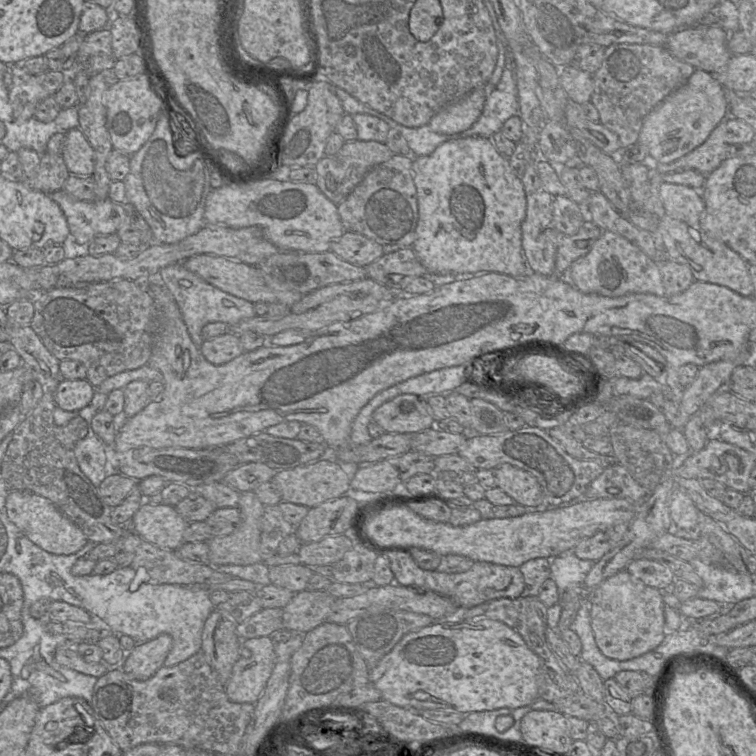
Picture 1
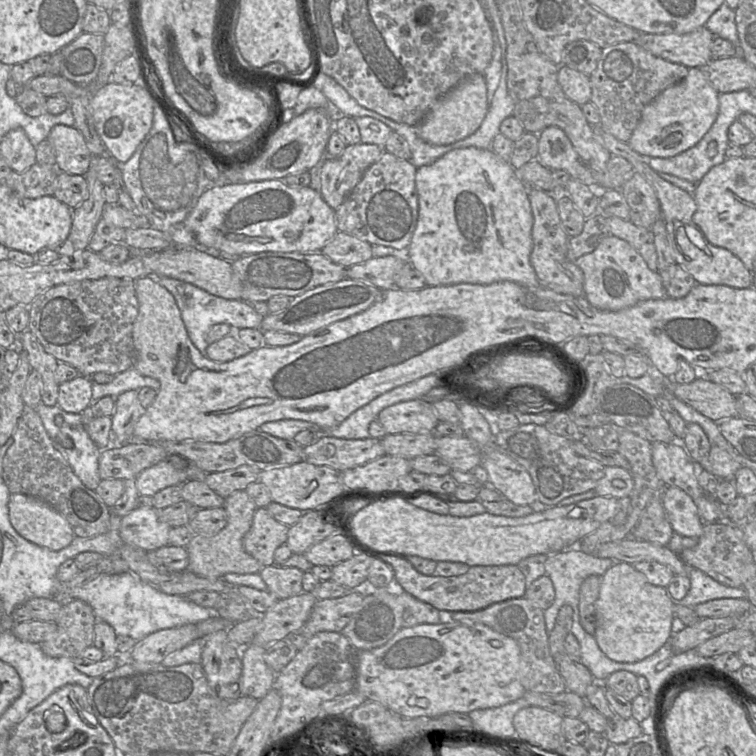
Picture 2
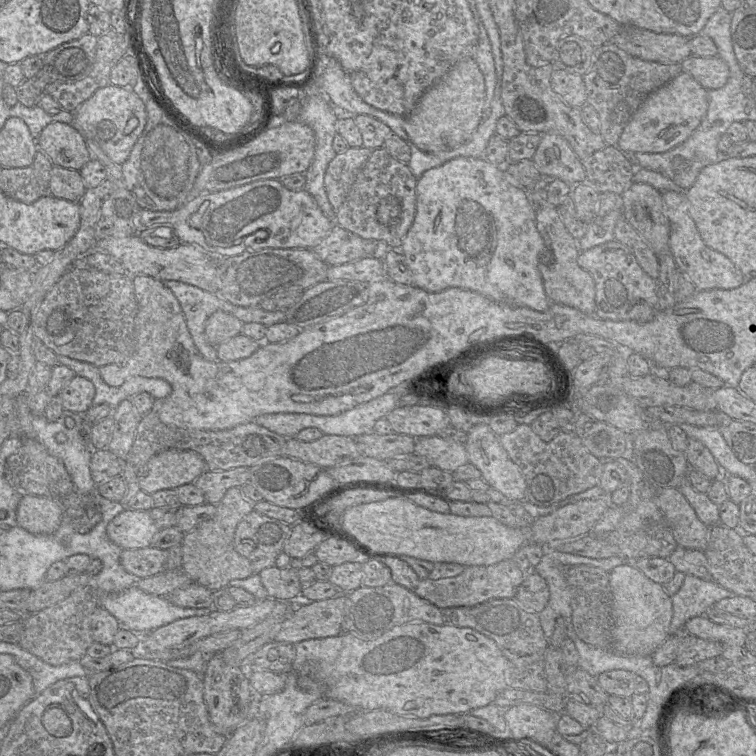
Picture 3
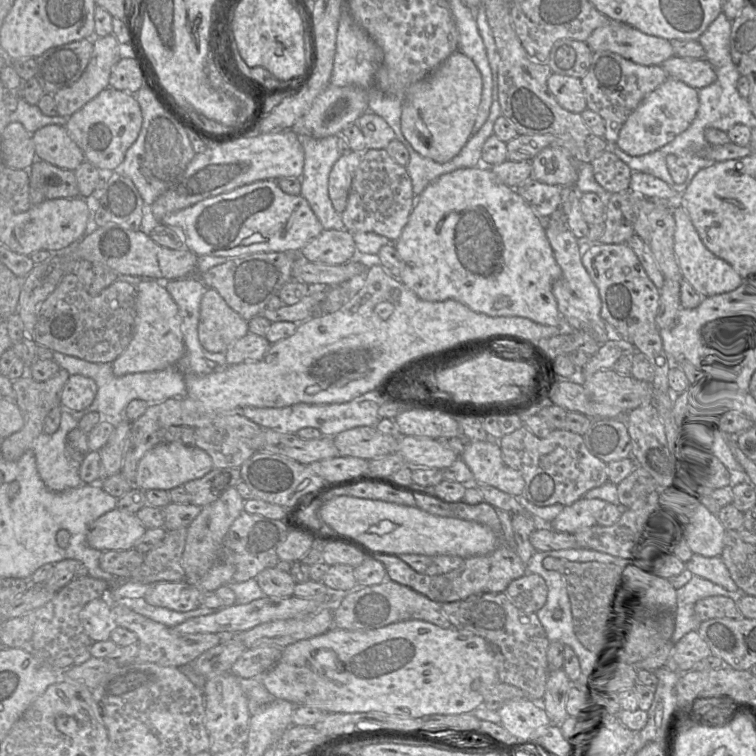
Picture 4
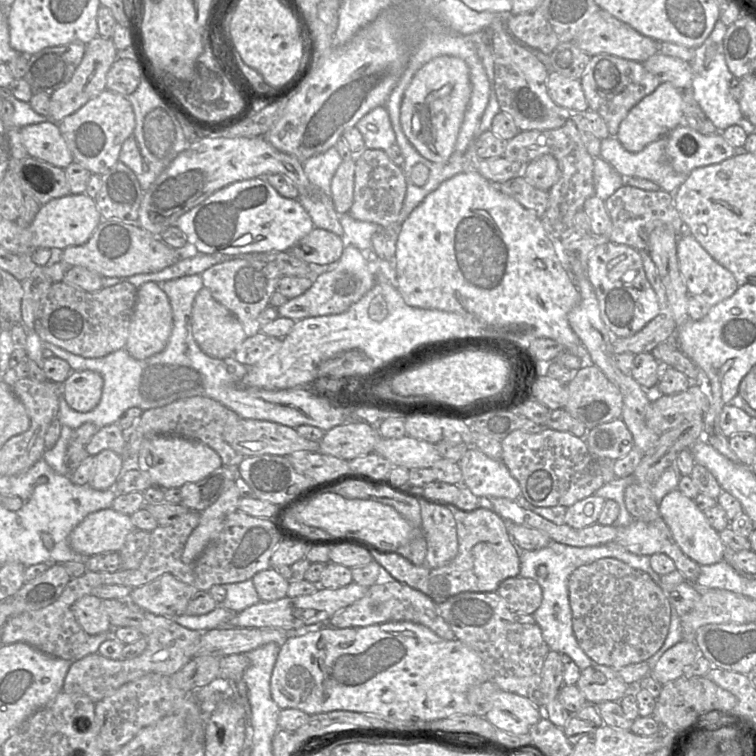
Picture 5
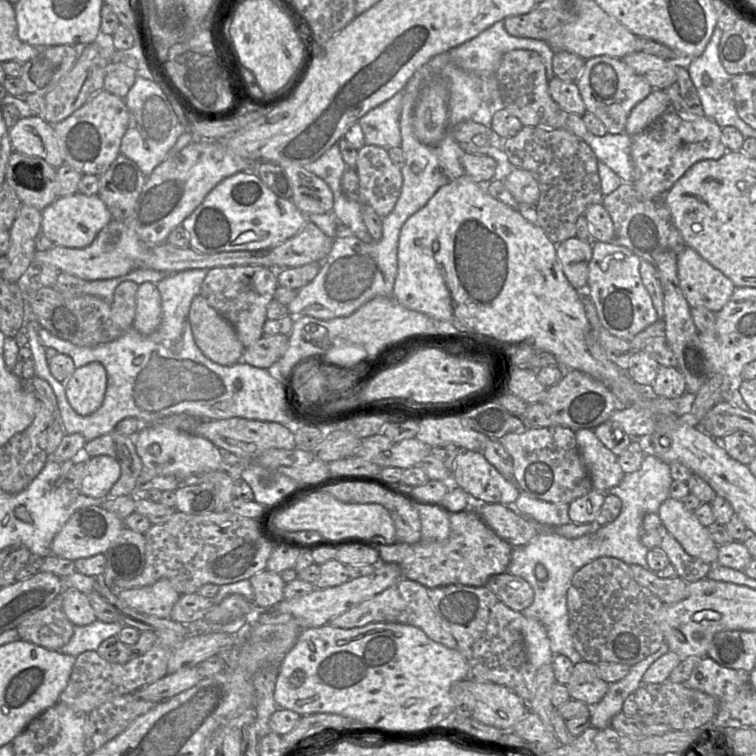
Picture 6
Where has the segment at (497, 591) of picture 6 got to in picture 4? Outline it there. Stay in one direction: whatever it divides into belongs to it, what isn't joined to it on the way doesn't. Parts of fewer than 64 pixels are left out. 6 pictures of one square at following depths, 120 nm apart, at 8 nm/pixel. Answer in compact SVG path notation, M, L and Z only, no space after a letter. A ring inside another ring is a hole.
M526 573L510 582L505 590L510 601L526 613L536 613L546 603L548 588L538 574Z

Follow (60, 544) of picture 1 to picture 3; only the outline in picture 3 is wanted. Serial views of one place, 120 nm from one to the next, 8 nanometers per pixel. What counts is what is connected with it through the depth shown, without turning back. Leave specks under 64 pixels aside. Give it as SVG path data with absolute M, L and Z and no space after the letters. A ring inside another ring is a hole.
M22 495L16 510L17 523L32 534L49 535L60 525L63 510L46 496Z

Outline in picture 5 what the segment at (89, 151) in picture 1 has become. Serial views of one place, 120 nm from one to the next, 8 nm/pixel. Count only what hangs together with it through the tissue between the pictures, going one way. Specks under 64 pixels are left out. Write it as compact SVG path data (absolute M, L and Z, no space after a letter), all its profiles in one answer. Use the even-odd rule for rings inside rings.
M47 120L24 126L19 130L28 156L65 169L73 162L73 156L58 124L53 120Z

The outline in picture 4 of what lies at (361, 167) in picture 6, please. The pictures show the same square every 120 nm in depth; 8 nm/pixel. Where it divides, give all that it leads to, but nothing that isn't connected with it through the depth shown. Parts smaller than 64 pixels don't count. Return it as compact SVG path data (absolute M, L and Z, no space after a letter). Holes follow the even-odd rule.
M366 149L354 173L341 219L351 233L374 232L395 242L407 224L414 204L412 181L406 167L395 162L386 149Z

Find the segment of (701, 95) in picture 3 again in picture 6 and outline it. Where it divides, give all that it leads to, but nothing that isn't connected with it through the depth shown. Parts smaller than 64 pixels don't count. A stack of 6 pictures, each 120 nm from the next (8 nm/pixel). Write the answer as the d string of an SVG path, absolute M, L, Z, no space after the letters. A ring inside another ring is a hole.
M653 89L653 91L630 112L625 133L634 136L649 127L670 107L670 99L665 90Z

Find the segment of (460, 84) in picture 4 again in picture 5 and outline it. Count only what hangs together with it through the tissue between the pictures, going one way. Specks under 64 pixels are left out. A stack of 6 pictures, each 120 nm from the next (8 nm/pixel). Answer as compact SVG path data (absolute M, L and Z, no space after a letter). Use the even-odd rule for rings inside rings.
M435 57L416 72L402 99L400 124L407 139L421 156L437 163L449 159L455 151L470 97L469 67L458 57Z

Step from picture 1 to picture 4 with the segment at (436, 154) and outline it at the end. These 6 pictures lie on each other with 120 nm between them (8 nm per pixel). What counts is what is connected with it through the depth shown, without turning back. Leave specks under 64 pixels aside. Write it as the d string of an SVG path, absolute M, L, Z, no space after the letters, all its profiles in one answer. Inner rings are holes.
M480 164L471 168L457 169L441 175L427 185L422 193L417 196L408 222L394 244L404 262L404 270L399 280L422 300L436 302L453 299L475 312L489 316L525 317L546 326L558 326L562 323L562 316L552 292L552 286L555 281L561 278L562 270L555 260L553 250L546 236L545 221L538 216L514 188L499 181L488 166Z

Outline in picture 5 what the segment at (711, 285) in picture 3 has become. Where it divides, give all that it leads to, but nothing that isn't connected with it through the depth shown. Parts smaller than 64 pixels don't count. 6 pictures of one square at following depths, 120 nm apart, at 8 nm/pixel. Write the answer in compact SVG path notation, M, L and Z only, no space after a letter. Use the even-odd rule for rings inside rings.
M690 233L678 235L677 258L688 293L699 296L710 306L731 297L739 287L734 275L719 264Z

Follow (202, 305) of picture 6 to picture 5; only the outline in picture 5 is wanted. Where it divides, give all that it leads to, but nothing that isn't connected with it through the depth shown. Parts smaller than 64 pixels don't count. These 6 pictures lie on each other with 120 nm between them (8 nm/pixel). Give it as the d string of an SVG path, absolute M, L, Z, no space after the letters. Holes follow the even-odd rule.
M203 287L196 295L192 307L192 332L199 348L215 359L233 357L235 351L247 338L240 321L222 304L217 302L211 292Z

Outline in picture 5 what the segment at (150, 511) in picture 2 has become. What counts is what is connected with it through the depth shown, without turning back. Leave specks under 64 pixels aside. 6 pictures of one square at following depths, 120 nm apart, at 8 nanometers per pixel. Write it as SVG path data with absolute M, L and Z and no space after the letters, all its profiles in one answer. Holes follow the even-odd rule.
M112 508L101 509L87 515L70 533L69 545L83 556L93 556L103 552L118 552L127 536L135 530L130 516Z

